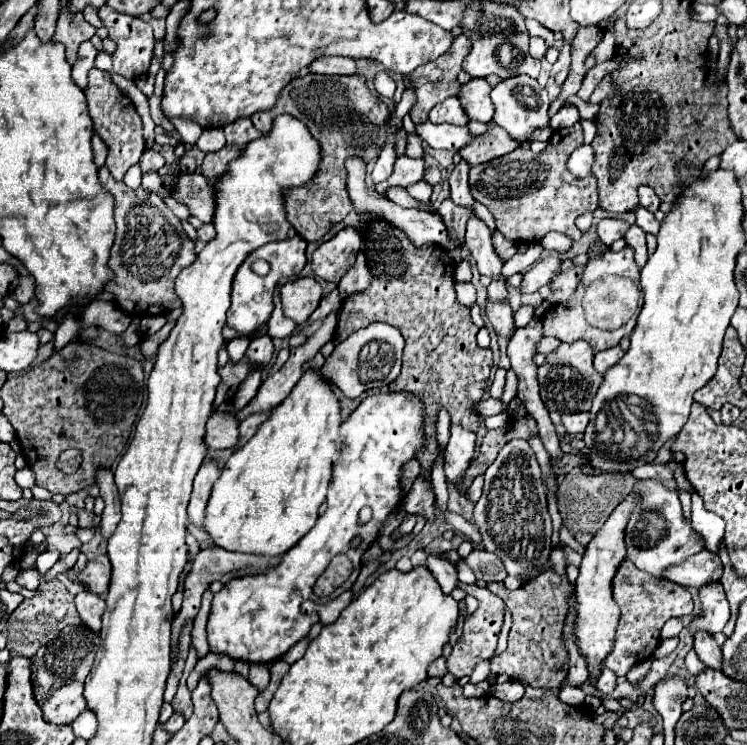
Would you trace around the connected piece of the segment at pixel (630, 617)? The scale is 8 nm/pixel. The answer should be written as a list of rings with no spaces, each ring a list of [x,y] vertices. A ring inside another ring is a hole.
[[[630,560],[620,564],[620,572],[612,580],[612,596],[620,608],[620,622],[616,628],[616,640],[612,652],[602,660],[602,666],[610,668],[616,676],[626,676],[626,672],[644,660],[650,660],[658,642],[660,642],[660,628],[666,620],[674,616],[686,616],[692,612],[694,602],[686,588],[676,582],[666,582],[658,578],[650,578],[650,574],[638,570]]]

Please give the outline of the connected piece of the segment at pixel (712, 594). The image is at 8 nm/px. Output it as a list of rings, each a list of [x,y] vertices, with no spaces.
[[[706,584],[698,590],[700,596],[700,604],[702,604],[702,612],[690,622],[690,634],[694,636],[696,632],[704,630],[708,634],[718,634],[722,632],[724,624],[730,618],[730,608],[728,608],[728,600],[724,594],[722,584]]]

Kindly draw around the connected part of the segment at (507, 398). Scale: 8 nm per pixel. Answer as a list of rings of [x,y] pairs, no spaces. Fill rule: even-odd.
[[[510,368],[506,374],[506,386],[504,386],[504,394],[502,394],[502,402],[506,402],[506,406],[518,396],[518,376],[516,372]]]

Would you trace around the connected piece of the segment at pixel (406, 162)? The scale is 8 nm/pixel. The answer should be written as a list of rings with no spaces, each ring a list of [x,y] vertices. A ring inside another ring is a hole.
[[[400,156],[400,158],[394,162],[394,172],[390,174],[390,178],[388,178],[386,182],[382,182],[382,184],[376,184],[376,190],[378,190],[380,194],[384,194],[384,192],[386,192],[386,184],[406,188],[406,186],[410,186],[410,184],[422,180],[422,178],[424,178],[424,172],[426,172],[424,160],[414,160],[414,158],[410,158],[410,156]]]

